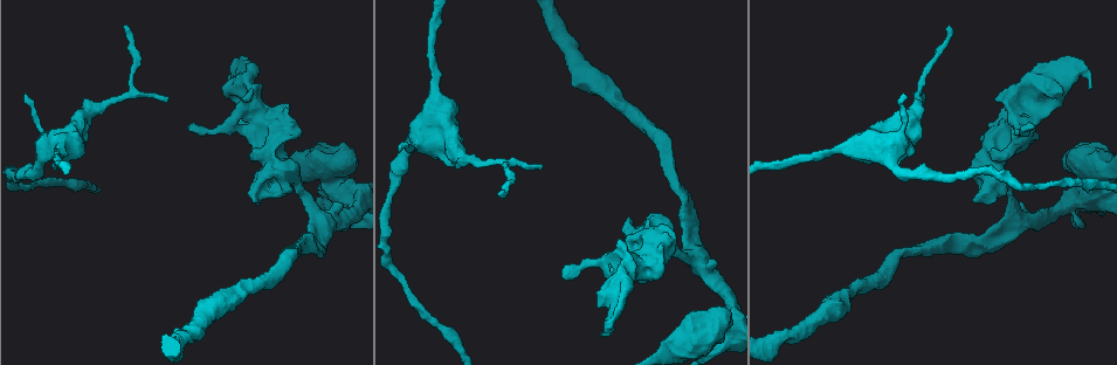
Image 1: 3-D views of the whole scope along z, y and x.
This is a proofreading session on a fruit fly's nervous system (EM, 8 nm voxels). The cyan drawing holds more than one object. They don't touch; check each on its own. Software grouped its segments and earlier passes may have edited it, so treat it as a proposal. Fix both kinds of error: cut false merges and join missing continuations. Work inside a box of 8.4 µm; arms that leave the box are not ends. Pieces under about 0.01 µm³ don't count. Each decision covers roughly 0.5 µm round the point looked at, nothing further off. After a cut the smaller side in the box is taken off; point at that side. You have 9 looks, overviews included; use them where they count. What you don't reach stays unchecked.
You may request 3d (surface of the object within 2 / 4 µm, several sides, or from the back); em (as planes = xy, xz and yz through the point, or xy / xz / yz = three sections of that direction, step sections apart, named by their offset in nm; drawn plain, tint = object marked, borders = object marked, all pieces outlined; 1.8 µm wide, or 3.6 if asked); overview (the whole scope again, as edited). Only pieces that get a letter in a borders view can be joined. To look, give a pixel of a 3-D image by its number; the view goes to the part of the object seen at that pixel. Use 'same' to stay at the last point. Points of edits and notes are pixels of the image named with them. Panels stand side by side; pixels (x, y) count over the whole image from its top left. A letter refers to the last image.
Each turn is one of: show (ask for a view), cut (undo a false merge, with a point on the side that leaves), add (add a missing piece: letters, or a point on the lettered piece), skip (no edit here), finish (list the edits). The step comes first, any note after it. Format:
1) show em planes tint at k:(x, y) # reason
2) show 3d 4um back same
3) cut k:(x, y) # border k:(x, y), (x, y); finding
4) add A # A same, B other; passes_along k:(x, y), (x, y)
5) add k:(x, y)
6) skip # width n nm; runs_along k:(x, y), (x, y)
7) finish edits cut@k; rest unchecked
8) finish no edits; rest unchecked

show 3d 4um at 1:(258, 191) # sharp bend

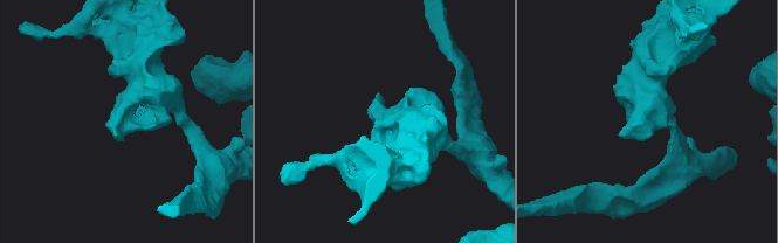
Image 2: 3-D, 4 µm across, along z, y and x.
show em planes borders at 2:(647, 115) # need the tissue

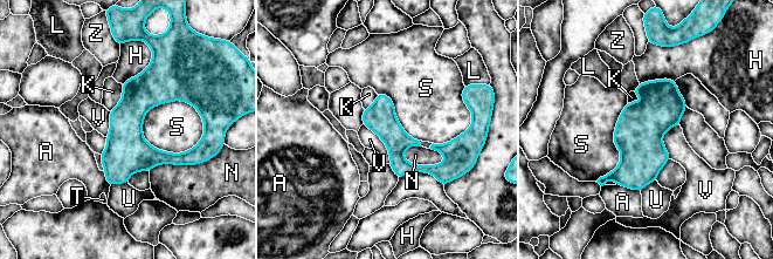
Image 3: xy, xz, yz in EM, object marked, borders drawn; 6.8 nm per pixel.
skip # width 220 nm; A other, H other, K other, L other, N other, S other, T other, U other, V other, Z other; border 3:(363, 123), (385, 144), (390, 163); all the same cell

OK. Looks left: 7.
show em planes tint at 1:(193, 128) # an open end

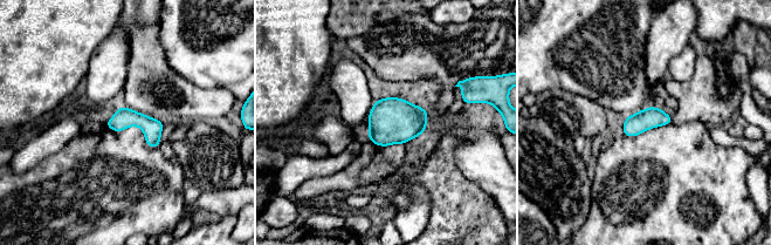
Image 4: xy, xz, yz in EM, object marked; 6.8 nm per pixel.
show em planes borders same

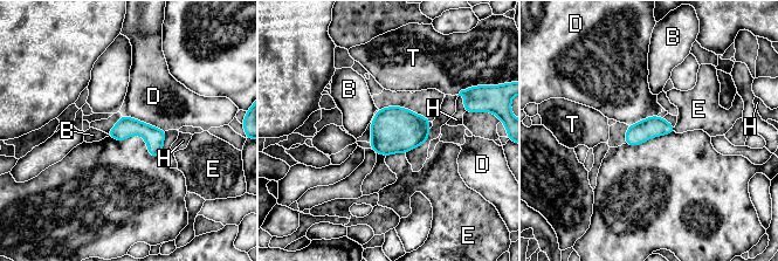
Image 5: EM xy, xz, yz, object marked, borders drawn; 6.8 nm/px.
skip # B other, D other, E other, H other, T other; border 5:(121, 112), (166, 130); none of them fits

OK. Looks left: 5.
show em planes borders at 1:(950, 27) # an open end

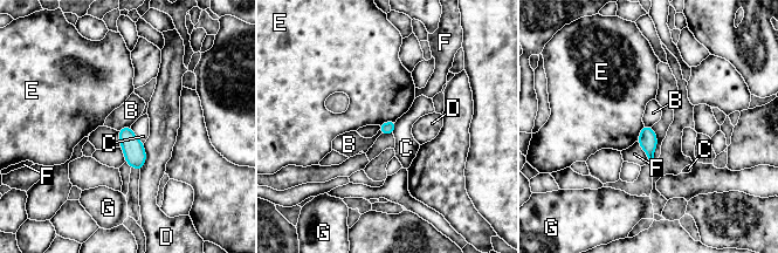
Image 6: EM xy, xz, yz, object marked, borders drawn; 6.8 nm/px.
skip # longest_contact D 200 nm; B other, C other, D other, E other, F other, G other; border 6:(130, 125), (124, 125), (117, 130); no lettered piece goes on from it

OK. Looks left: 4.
show em planes borders at 1:(355, 227) # branch stops here

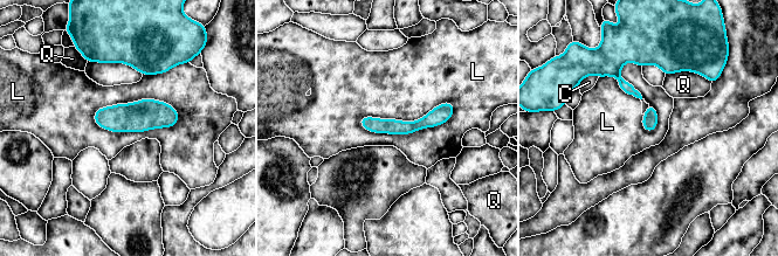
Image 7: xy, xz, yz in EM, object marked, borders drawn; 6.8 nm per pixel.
skip # longest_contact L 650 nm; C other, L other, Q other; border 7:(454, 105), (359, 124); no lettered piece goes on from it

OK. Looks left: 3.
finish no edits; rest unchecked

